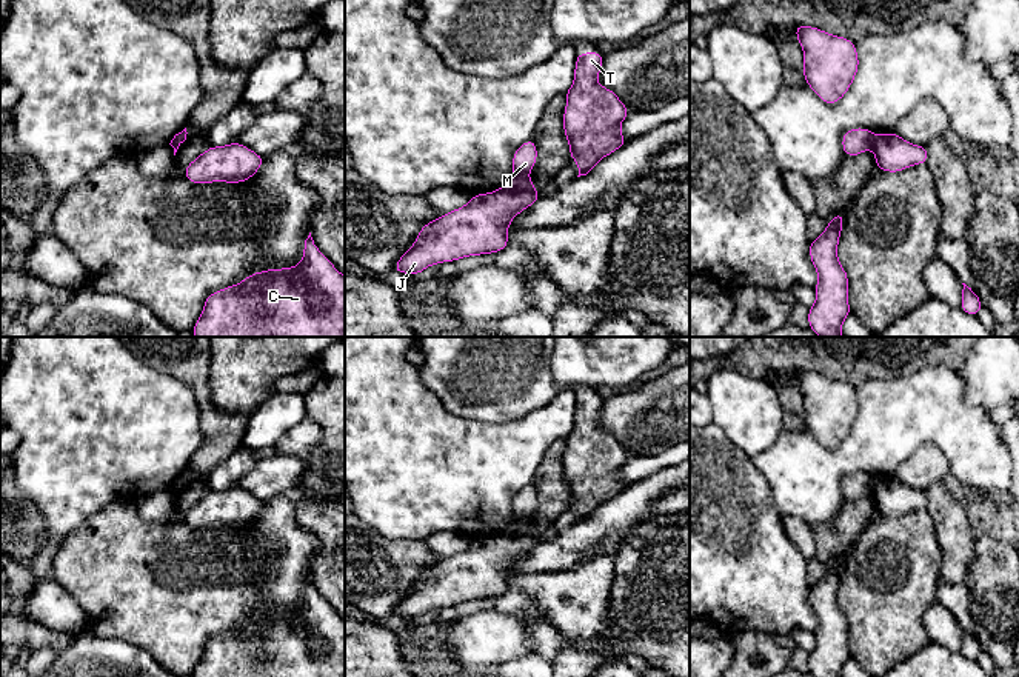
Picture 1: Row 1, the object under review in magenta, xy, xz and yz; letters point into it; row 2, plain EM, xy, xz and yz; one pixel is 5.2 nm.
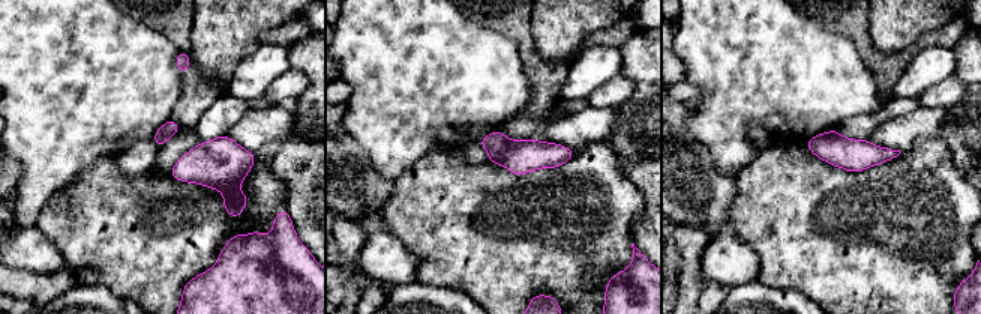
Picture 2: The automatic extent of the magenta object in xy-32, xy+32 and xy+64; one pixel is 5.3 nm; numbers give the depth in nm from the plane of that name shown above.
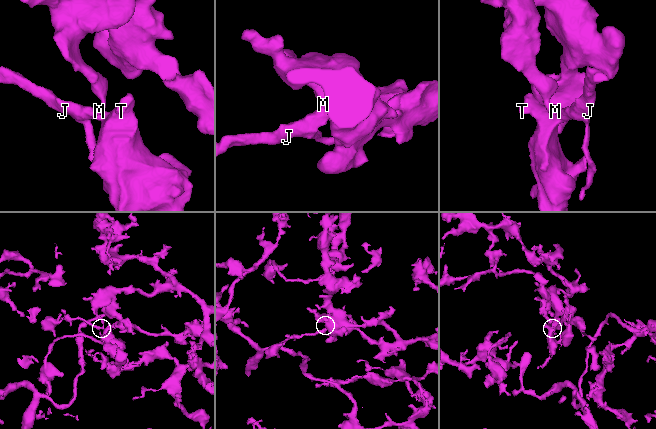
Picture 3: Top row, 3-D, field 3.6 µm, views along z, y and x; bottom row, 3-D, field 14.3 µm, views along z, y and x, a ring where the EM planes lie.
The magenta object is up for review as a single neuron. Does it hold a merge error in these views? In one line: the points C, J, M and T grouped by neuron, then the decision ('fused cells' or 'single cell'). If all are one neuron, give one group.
groups C J T / M; fused cells

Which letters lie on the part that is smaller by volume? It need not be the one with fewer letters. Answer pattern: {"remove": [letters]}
{"remove": ["C", "J", "T"]}

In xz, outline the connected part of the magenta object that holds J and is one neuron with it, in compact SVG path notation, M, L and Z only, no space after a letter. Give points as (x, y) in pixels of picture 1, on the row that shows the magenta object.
M513 177L497 191L476 194L465 206L423 225L393 271L419 275L431 265L500 252L510 245L511 220L539 198L530 177Z

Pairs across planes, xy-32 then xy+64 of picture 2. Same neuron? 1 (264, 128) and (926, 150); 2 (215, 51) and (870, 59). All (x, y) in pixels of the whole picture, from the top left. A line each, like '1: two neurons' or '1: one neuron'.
1: two neurons
2: two neurons

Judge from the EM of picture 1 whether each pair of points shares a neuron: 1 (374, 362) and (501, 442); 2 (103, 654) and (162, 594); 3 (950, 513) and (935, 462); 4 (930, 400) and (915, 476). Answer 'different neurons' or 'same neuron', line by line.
1: same neuron
2: different neurons
3: different neurons
4: different neurons

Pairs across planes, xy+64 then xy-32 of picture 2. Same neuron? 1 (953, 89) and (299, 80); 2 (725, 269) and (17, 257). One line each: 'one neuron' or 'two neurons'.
1: one neuron
2: one neuron

